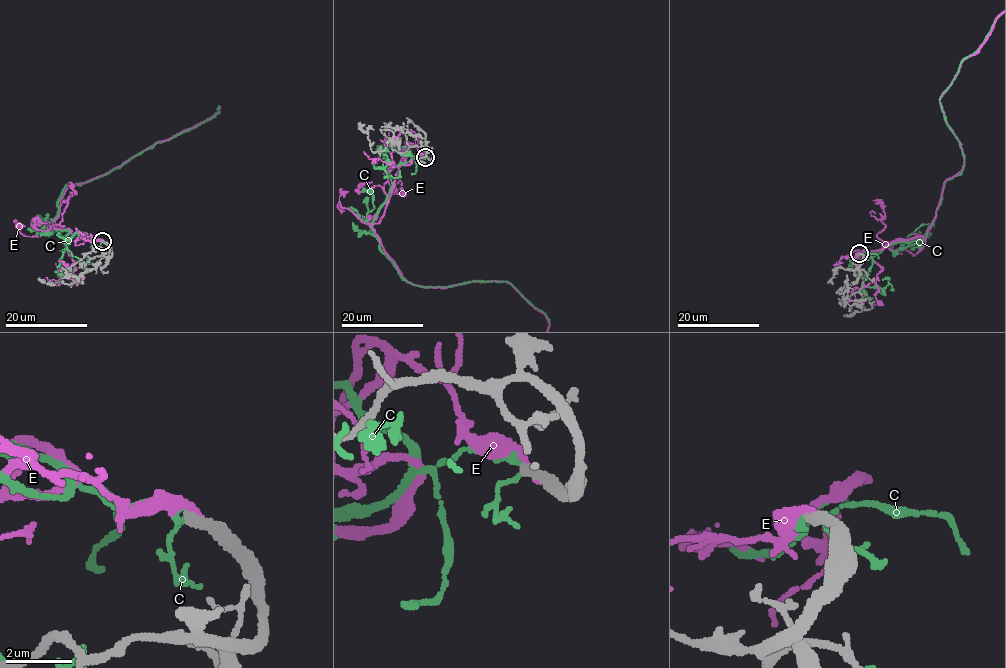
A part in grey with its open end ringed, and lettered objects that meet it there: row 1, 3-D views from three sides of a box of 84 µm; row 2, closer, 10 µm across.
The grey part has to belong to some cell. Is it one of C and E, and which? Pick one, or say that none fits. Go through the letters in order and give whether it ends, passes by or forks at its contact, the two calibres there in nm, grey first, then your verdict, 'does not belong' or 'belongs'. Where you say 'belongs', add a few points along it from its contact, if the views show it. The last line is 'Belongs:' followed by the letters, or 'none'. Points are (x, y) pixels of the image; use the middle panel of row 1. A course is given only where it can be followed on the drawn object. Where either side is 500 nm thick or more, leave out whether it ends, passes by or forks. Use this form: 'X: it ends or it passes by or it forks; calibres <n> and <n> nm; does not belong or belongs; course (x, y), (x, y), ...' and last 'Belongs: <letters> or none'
C: it passes by; calibres 280 and 160 nm; does not belong
E: it ends; calibres 360 and 180 nm; does not belong
Belongs: none

